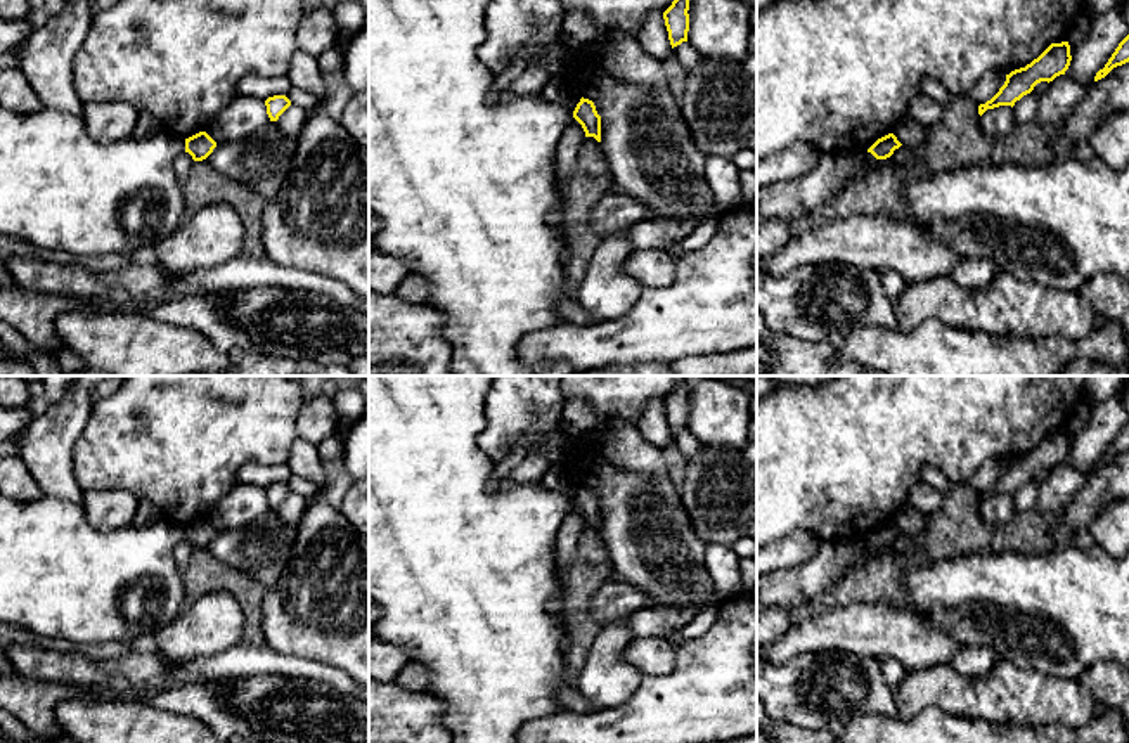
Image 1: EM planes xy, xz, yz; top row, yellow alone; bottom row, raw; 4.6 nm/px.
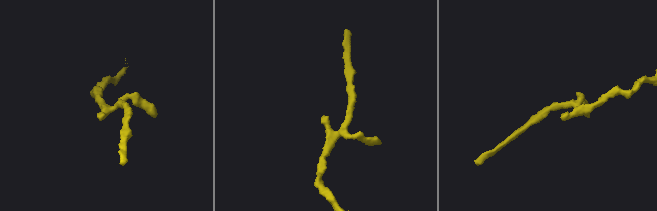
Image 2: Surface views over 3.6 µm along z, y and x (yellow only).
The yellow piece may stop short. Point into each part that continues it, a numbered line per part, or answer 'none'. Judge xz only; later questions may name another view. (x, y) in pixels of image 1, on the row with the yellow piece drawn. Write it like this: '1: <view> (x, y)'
none

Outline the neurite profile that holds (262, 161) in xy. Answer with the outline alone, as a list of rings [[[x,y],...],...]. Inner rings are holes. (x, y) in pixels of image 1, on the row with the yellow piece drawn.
[[[270,121],[246,139],[216,144],[204,161],[220,175],[272,199],[287,180],[296,145],[296,139],[282,135]]]

